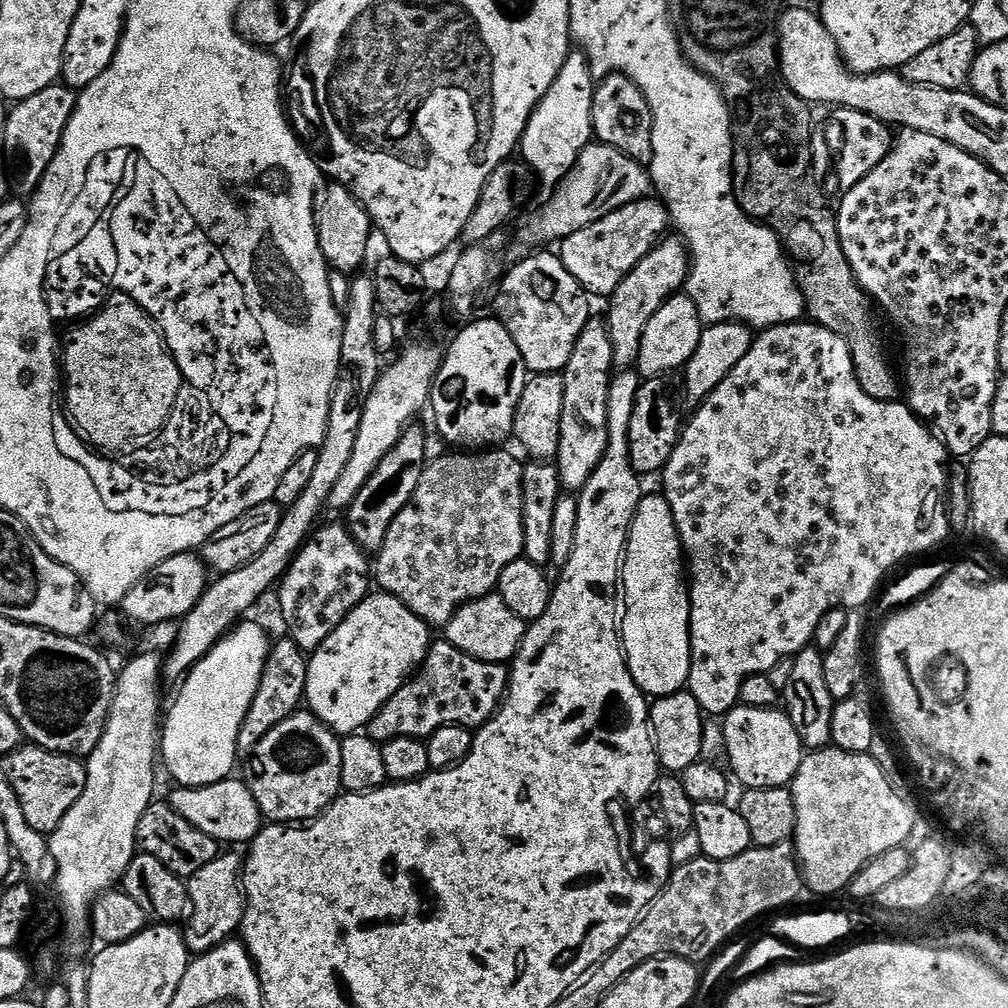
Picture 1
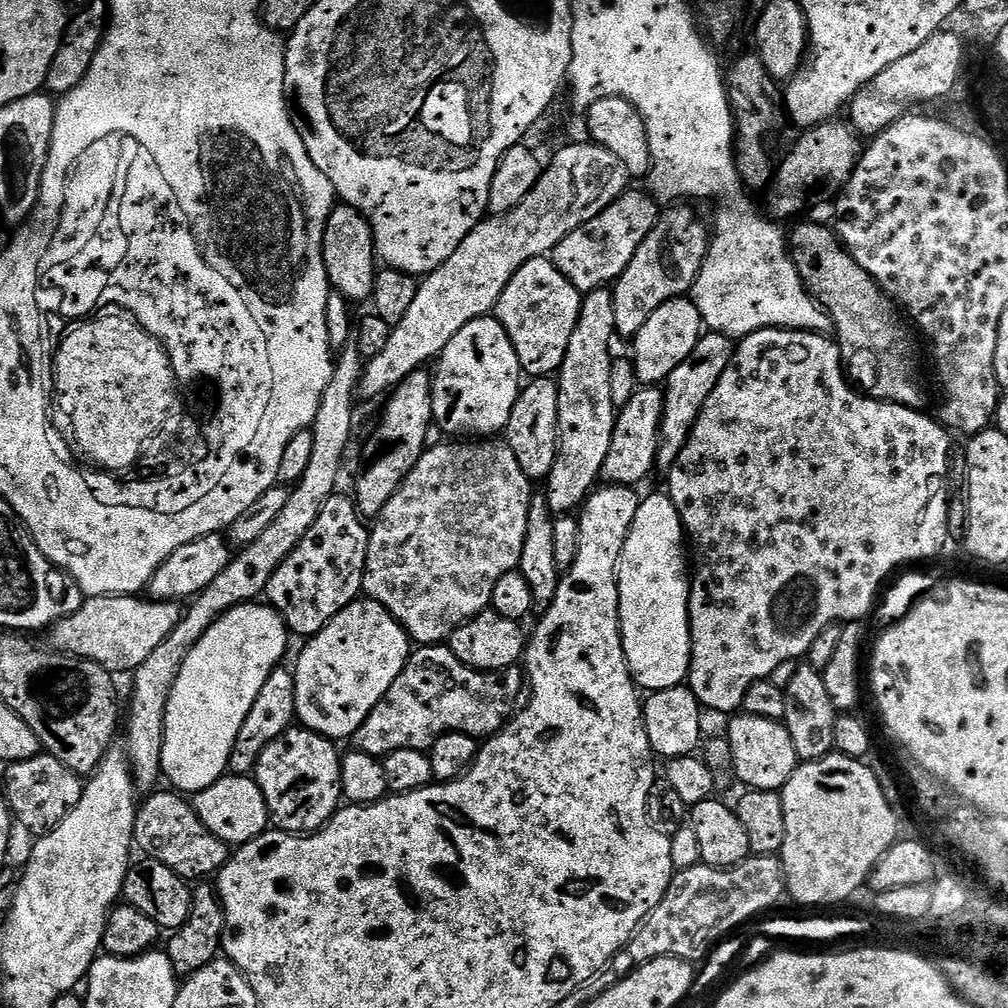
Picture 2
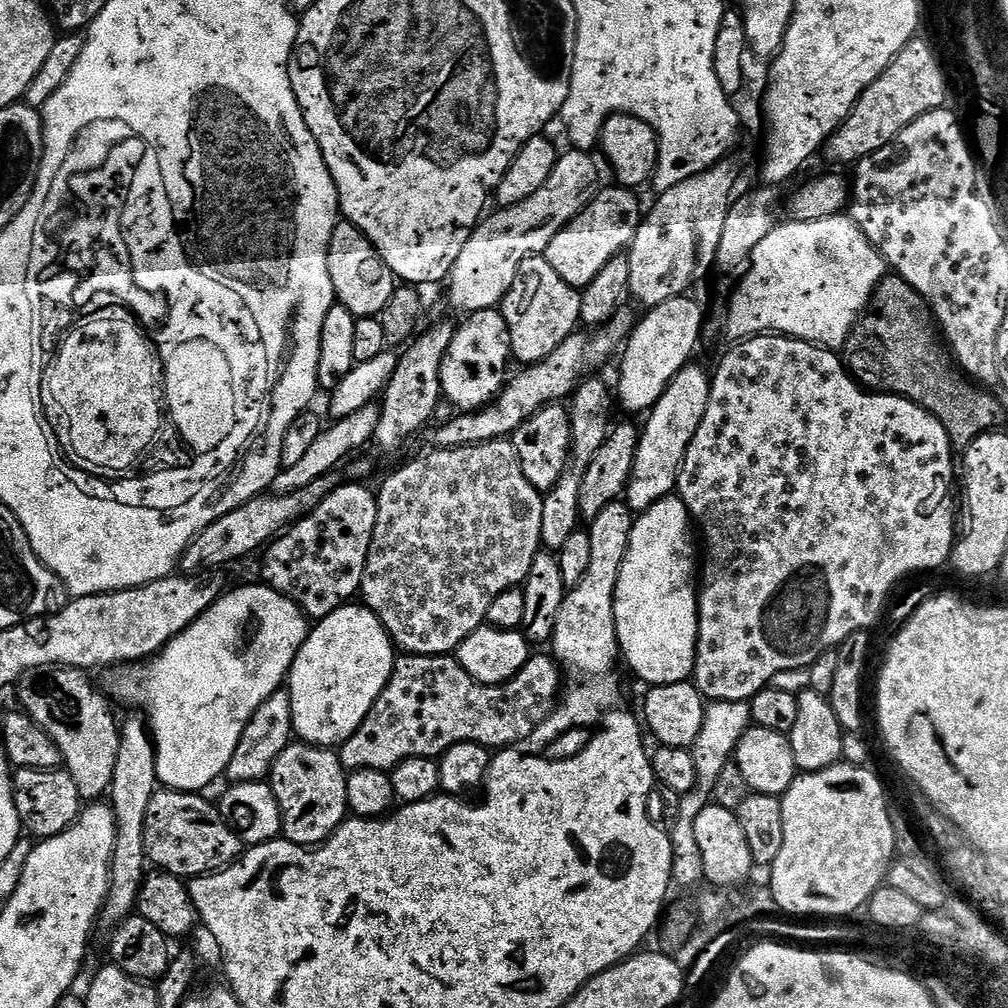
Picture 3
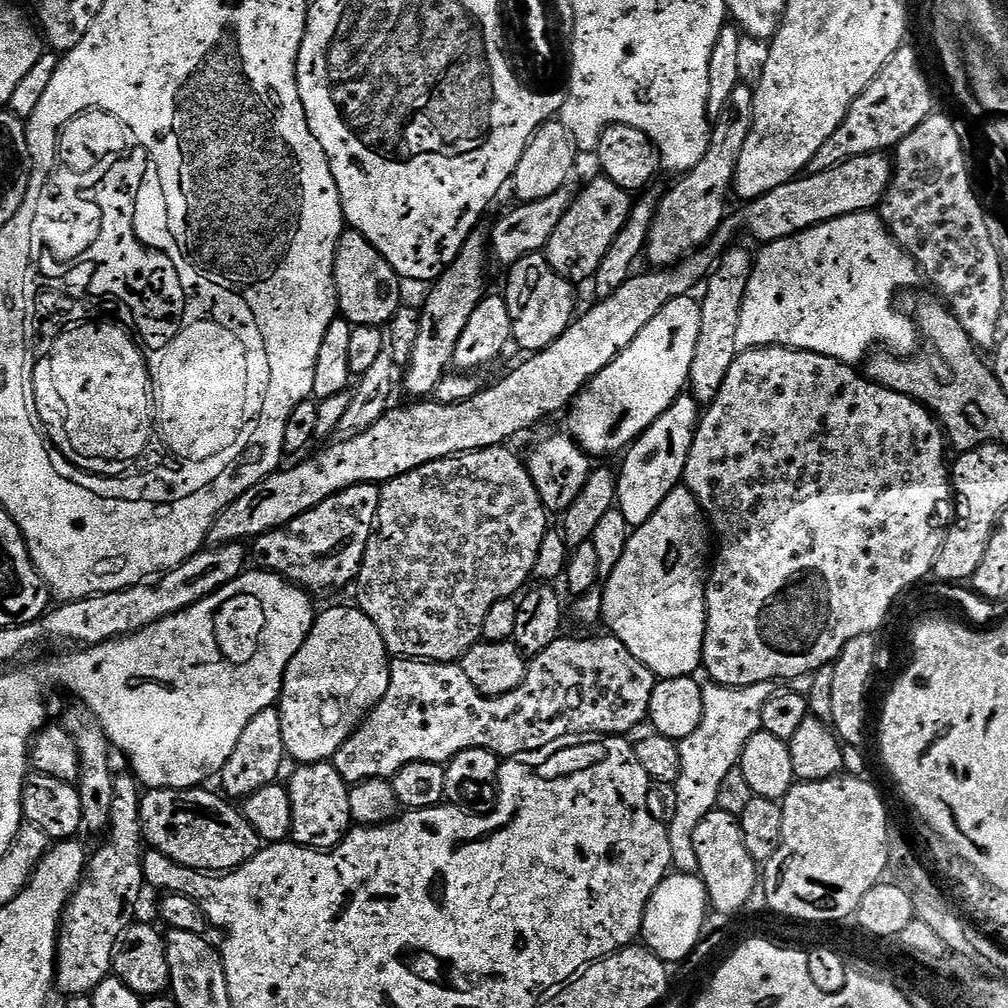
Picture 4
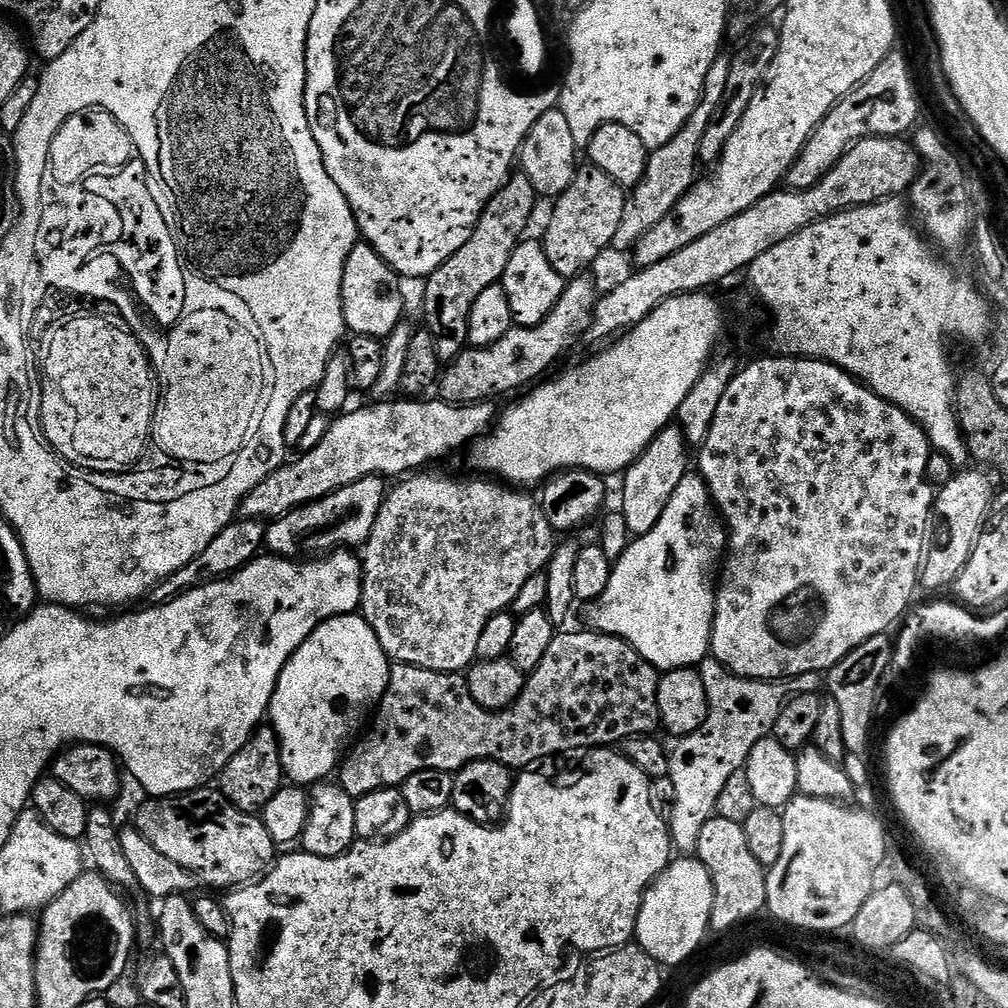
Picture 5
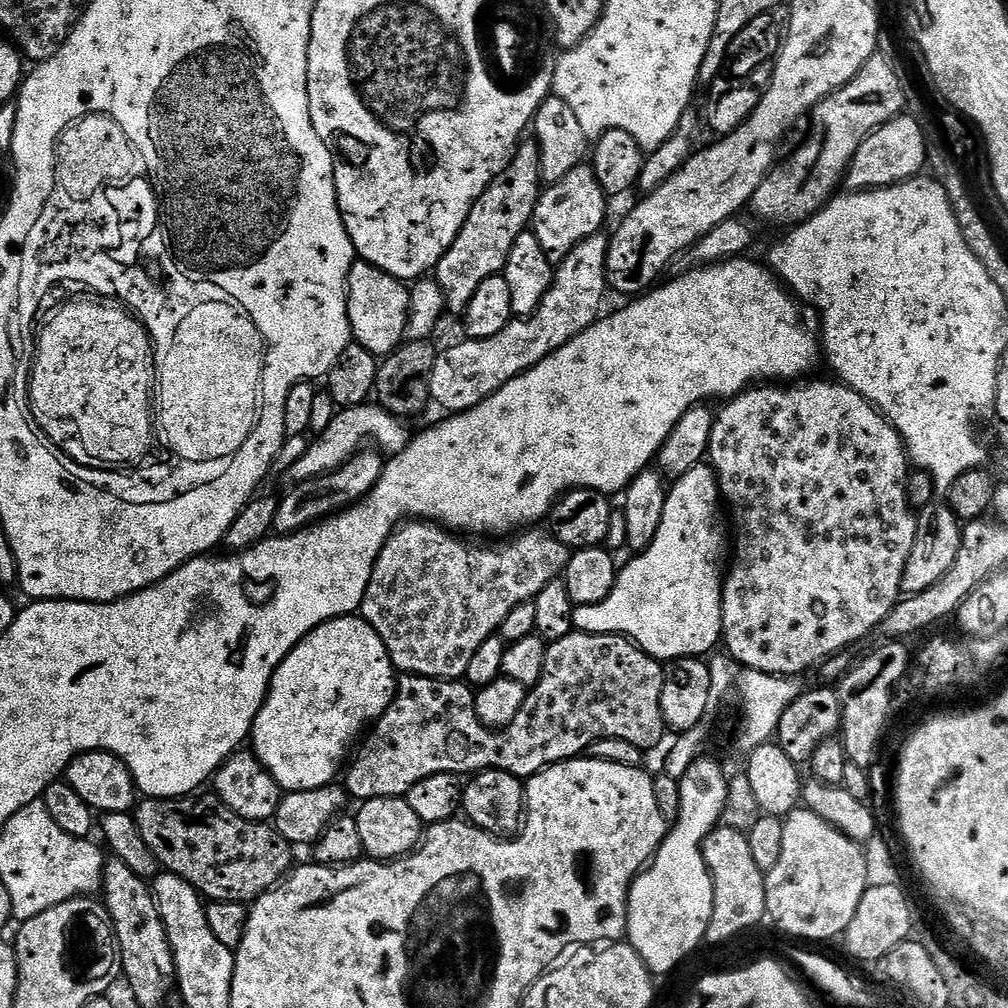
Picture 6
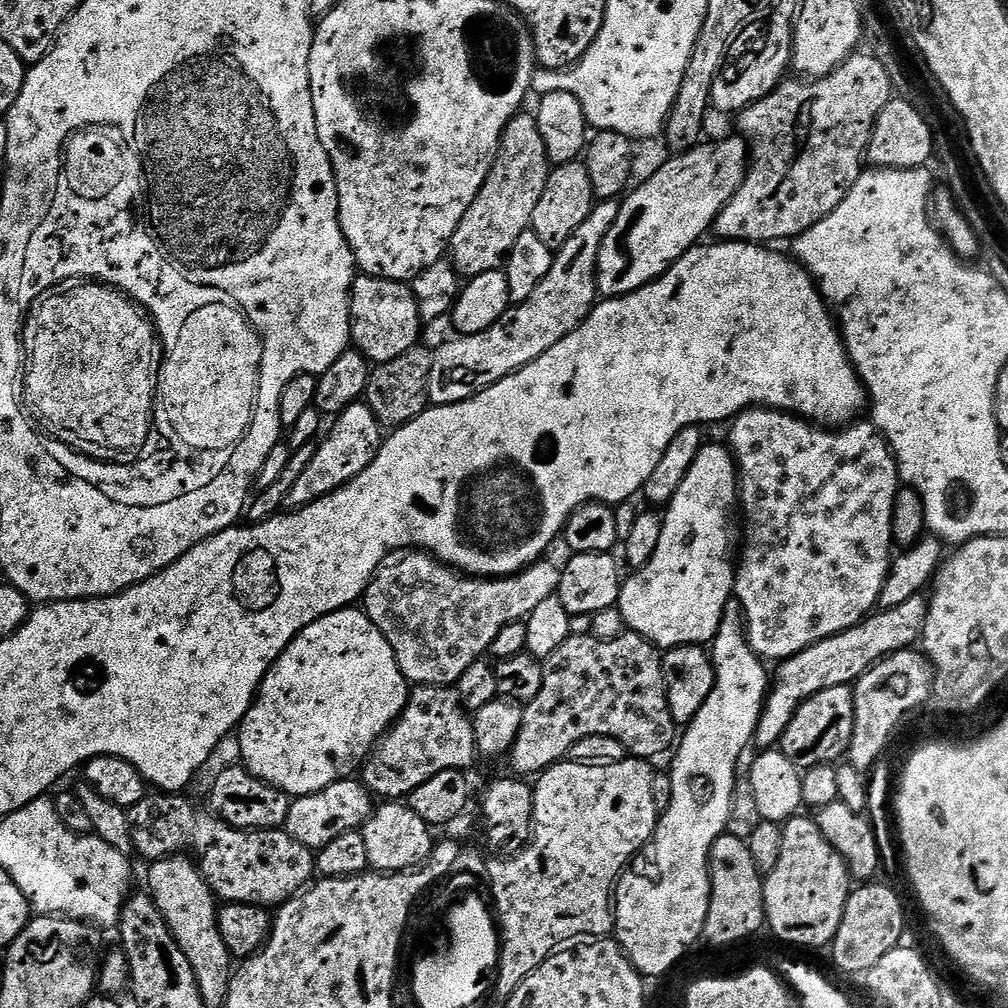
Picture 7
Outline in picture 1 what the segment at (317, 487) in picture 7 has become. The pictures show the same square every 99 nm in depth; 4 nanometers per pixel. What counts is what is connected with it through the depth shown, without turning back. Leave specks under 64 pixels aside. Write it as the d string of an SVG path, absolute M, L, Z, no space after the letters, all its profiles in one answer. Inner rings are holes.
M321 523L308 537L304 547L292 560L288 572L280 579L278 593L280 592L280 616L288 627L287 639L298 642L298 646L305 654L311 654L342 626L342 622L354 611L358 605L369 595L368 580L370 584L370 560L364 549L354 542L354 538L348 532L347 523L340 524Z

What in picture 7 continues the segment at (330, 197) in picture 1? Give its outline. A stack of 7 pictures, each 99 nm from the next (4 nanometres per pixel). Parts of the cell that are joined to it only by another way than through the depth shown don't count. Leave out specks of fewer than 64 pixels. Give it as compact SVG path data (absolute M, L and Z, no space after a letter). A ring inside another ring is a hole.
M360 274L352 284L351 297L352 344L373 365L390 362L421 343L418 302L407 283Z

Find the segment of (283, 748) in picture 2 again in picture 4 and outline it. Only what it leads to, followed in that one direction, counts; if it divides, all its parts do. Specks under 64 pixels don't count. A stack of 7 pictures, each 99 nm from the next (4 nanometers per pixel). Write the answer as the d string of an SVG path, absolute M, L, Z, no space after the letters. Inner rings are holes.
M332 762L301 764L295 770L297 772L286 780L292 810L291 843L317 850L337 848L354 824L350 814L349 784Z

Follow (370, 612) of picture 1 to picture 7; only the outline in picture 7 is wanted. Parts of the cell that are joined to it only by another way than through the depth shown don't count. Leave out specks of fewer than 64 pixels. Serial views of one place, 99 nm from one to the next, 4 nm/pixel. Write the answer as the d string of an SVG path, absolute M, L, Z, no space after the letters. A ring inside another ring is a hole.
M353 606L326 614L315 620L310 626L303 628L292 639L290 646L286 646L286 650L272 663L271 670L267 672L264 680L260 683L260 689L256 692L256 699L252 701L250 710L244 715L244 720L240 723L238 729L240 756L244 759L241 760L243 767L247 768L253 776L258 777L262 782L266 782L271 788L285 792L289 798L314 794L318 790L326 790L326 786L351 777L372 755L372 749L376 747L380 737L396 723L396 719L402 714L402 710L408 701L409 691L409 682L402 674L402 670L394 658L394 650L390 650L390 642L386 642L382 630L378 630L378 626L374 626L374 622L370 622L370 618L363 610Z

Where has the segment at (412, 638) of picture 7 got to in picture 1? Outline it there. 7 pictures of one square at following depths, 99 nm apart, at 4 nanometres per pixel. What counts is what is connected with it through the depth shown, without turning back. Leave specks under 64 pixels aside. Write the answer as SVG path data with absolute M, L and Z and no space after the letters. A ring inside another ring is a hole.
M456 450L438 458L437 461L425 463L424 473L418 482L418 490L414 490L414 498L406 502L402 514L394 518L394 523L390 525L390 531L386 533L386 542L382 542L380 551L374 556L374 580L378 583L379 591L389 592L394 598L401 600L406 607L418 618L422 618L433 629L443 629L454 618L454 614L463 604L469 604L471 600L477 600L483 596L493 595L497 591L502 570L510 566L510 562L521 559L524 555L524 527L522 526L522 474L524 464L516 461L508 452L504 450Z

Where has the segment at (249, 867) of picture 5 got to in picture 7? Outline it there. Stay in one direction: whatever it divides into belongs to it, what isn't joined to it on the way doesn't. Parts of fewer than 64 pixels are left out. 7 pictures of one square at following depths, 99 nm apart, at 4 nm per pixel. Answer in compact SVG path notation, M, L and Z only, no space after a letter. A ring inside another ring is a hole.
M145 794L142 802L127 809L130 822L130 838L135 855L145 856L148 862L166 860L177 854L193 854L204 880L215 894L217 901L230 904L255 904L257 906L279 906L304 891L317 875L313 849L302 846L288 831L279 828L249 830L232 828L219 815L203 812L191 804L184 794Z

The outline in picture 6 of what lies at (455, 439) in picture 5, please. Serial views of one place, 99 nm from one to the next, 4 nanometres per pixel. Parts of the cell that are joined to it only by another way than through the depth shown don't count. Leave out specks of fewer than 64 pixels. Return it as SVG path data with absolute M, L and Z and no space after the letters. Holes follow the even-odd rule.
M375 402L359 404L353 408L341 408L330 422L330 426L326 426L326 430L318 433L309 443L306 454L302 454L302 458L298 458L298 462L290 466L286 474L287 479L292 479L291 483L298 485L317 476L336 472L358 453L365 451L369 445L375 446L384 454L400 453L406 450L410 441L410 433L408 434L408 428L404 424L407 423L401 417L390 414Z

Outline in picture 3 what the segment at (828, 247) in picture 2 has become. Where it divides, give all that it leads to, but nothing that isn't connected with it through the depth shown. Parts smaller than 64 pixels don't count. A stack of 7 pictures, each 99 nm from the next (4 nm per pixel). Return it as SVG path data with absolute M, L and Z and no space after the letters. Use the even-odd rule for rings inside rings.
M885 275L876 285L870 307L852 325L842 356L849 373L865 389L901 396L938 418L953 449L967 450L983 432L1001 427L1003 406L988 393L991 391L958 370L928 303L900 276Z

